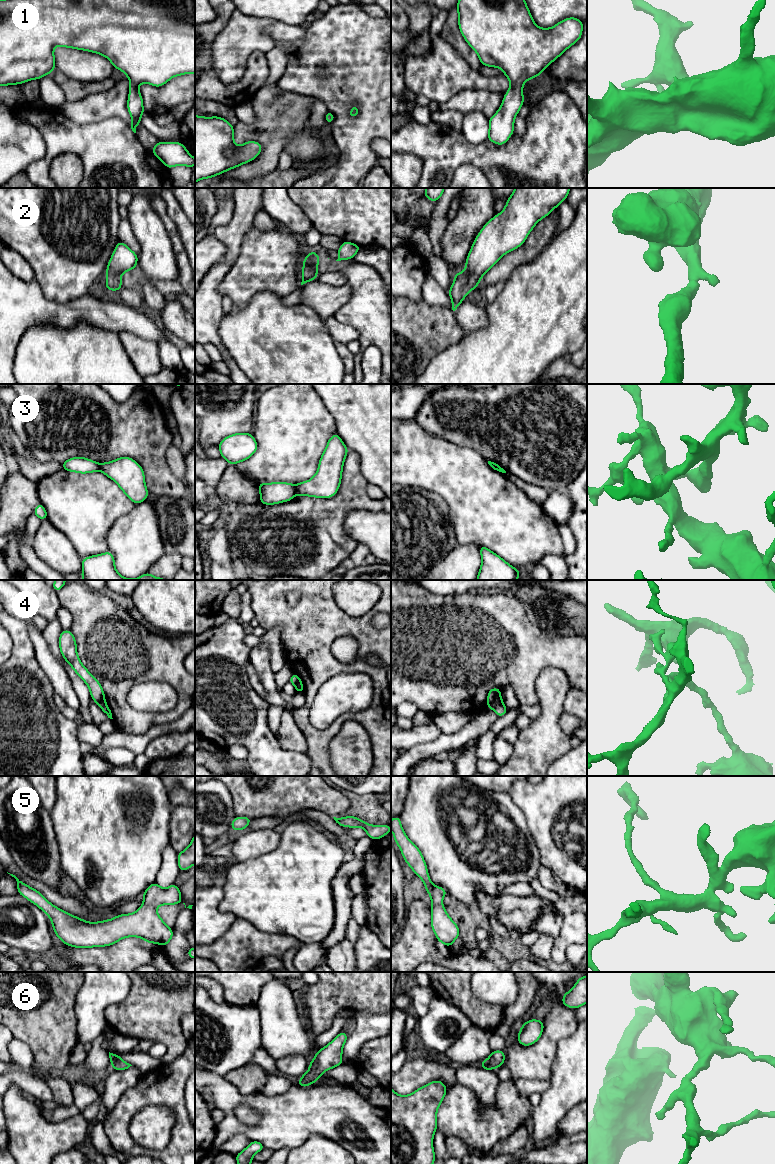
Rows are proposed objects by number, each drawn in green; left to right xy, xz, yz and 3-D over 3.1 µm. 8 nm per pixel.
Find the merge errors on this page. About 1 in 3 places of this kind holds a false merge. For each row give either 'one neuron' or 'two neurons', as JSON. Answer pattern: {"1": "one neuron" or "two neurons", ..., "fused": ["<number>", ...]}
{"1": "one neuron", "2": "one neuron", "3": "two neurons", "4": "two neurons", "5": "one neuron", "6": "one neuron", "fused": ["3", "4"]}

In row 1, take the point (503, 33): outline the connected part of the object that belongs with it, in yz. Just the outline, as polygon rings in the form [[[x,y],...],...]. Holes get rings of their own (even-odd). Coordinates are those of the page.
[[[458,0],[459,30],[468,45],[477,53],[483,66],[497,67],[509,79],[510,88],[505,93],[498,111],[489,119],[489,132],[487,138],[496,145],[504,145],[514,133],[514,121],[524,104],[523,84],[538,77],[562,55],[569,47],[580,40],[583,31],[583,21],[575,17],[566,18],[551,28],[538,27],[528,9],[525,0]]]

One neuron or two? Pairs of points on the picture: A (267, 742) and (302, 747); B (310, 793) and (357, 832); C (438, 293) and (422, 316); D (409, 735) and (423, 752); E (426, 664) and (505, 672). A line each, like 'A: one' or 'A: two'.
A: two
B: two
C: two
D: two
E: one

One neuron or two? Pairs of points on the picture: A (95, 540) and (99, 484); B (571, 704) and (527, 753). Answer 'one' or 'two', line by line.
A: one
B: two

